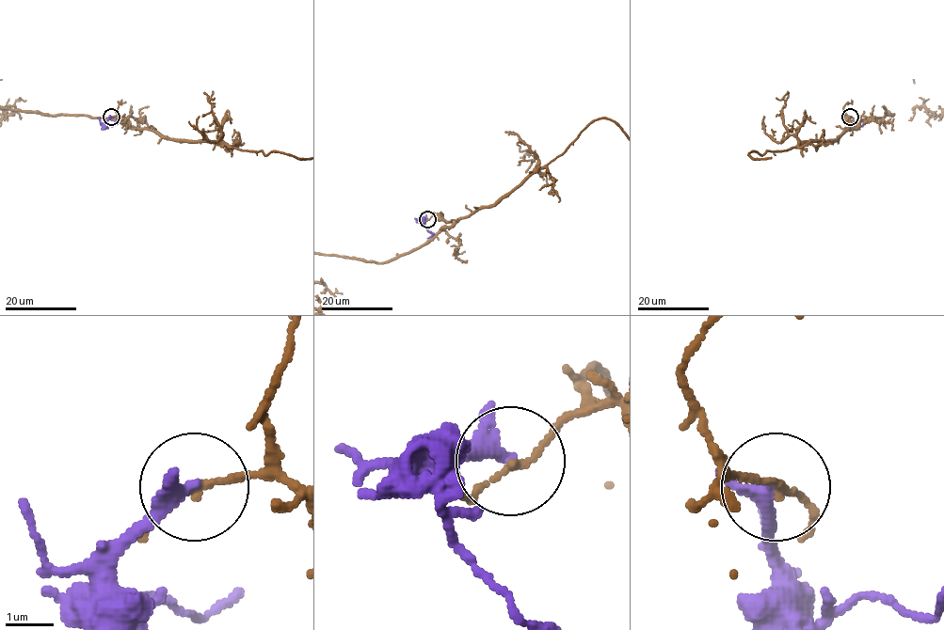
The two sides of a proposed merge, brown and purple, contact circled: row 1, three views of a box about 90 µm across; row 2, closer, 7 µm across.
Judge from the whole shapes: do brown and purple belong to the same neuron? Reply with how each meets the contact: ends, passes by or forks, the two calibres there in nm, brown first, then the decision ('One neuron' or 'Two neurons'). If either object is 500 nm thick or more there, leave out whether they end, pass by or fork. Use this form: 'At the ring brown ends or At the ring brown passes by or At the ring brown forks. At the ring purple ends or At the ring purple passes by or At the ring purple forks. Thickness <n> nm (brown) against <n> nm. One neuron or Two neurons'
At the ring brown passes by. At the ring purple passes by. Thickness 120 nm (brown) against 240 nm. Two neurons

